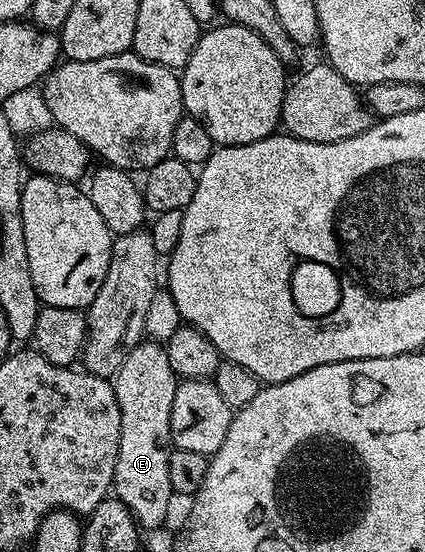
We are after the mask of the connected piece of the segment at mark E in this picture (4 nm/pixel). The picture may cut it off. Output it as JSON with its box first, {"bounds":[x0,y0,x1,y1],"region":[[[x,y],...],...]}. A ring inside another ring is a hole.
{"bounds":[112,340,179,531],"region":[[[142,340],[123,360],[112,379],[113,391],[119,400],[119,456],[115,460],[115,476],[112,493],[127,509],[133,511],[138,527],[142,531],[157,530],[169,514],[169,501],[175,498],[171,484],[171,464],[169,452],[173,446],[171,436],[171,404],[175,404],[175,392],[179,379],[171,368],[164,345],[152,340]]]}

